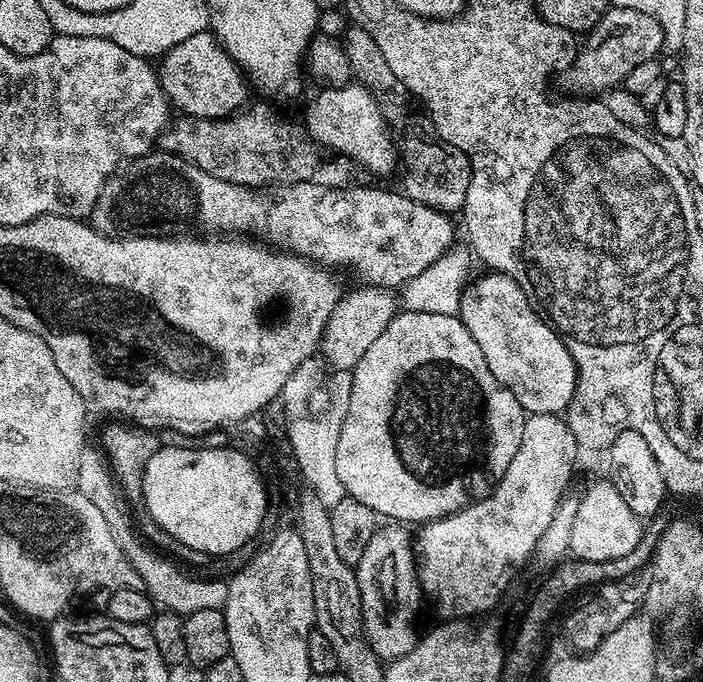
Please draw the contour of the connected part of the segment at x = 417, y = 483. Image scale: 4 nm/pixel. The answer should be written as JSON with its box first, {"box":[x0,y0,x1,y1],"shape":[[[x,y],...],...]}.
{"box":[334,311,526,526],"shape":[[[397,311],[396,317],[382,330],[382,335],[370,345],[370,350],[362,354],[355,368],[351,369],[352,389],[348,392],[348,409],[342,412],[342,423],[339,425],[338,450],[334,454],[334,470],[342,478],[345,493],[358,502],[370,506],[377,517],[387,518],[392,522],[403,522],[408,526],[427,524],[429,520],[440,520],[455,512],[461,512],[474,500],[481,500],[495,488],[496,483],[506,474],[506,466],[514,462],[514,454],[522,443],[522,430],[526,413],[514,394],[494,378],[486,364],[482,350],[471,337],[470,330],[463,324],[459,315],[426,314],[425,312]]]}

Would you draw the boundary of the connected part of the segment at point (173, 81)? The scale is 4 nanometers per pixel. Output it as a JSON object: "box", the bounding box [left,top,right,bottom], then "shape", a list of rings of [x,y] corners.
{"box":[158,30,250,120],"shape":[[[208,30],[194,34],[194,38],[186,38],[186,42],[178,42],[178,46],[159,57],[158,75],[169,105],[185,116],[211,120],[231,116],[243,109],[240,107],[247,102],[250,93],[249,81],[242,75],[241,68]]]}

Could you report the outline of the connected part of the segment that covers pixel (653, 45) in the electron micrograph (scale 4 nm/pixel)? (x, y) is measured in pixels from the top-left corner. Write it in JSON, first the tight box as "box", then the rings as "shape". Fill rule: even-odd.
{"box":[566,6,666,98],"shape":[[[639,6],[632,8],[609,7],[605,15],[592,30],[587,33],[582,47],[576,53],[576,60],[566,70],[568,88],[572,94],[582,94],[592,98],[597,94],[607,94],[619,89],[624,80],[634,70],[634,66],[642,66],[642,62],[653,62],[666,43],[662,26],[650,14],[642,14]]]}

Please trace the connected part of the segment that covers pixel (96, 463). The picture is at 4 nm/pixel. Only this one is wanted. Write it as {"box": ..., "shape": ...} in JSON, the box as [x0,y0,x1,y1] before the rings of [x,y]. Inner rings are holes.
{"box":[75,451,228,614],"shape":[[[85,451],[78,468],[75,487],[86,498],[90,498],[90,502],[94,502],[94,506],[98,506],[98,510],[102,510],[102,518],[106,518],[106,522],[112,527],[116,541],[122,546],[122,550],[128,556],[134,570],[138,570],[139,583],[143,585],[148,595],[161,609],[177,614],[187,614],[198,610],[214,610],[215,608],[223,609],[224,603],[227,602],[228,592],[228,585],[224,580],[191,580],[186,573],[179,572],[171,564],[173,561],[167,555],[153,550],[143,540],[144,545],[136,537],[136,532],[132,529],[132,520],[128,517],[127,510],[129,511],[129,509],[126,507],[126,500],[113,477],[112,469],[109,467],[104,452],[92,451]]]}

